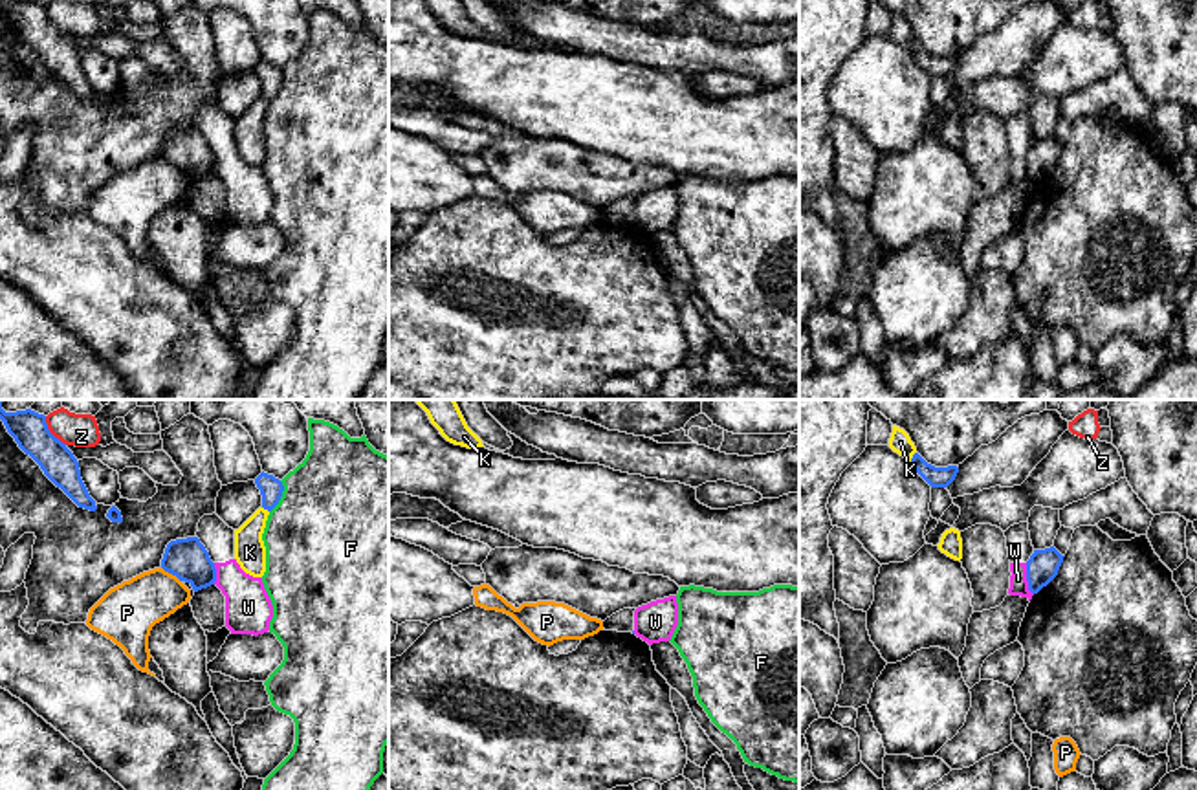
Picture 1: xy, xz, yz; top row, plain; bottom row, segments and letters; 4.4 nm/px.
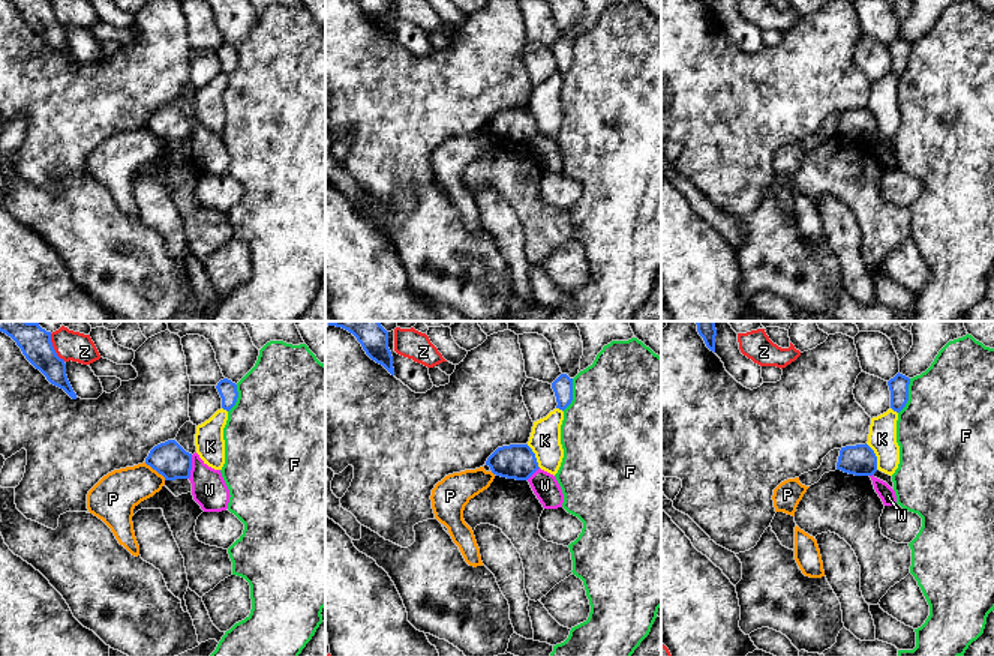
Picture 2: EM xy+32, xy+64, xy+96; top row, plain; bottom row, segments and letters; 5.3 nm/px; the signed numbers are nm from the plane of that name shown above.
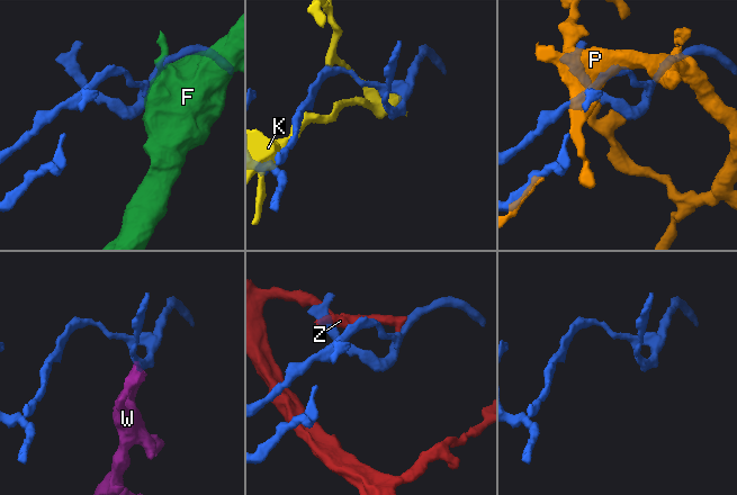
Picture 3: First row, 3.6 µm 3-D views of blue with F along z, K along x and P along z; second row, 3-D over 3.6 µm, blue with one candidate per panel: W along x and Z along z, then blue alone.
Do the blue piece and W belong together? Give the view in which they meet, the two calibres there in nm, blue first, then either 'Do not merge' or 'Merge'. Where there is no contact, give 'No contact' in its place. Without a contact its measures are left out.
Touches blue in yz. Thickness 140 nm (blue) against 80 nm. Do not merge

